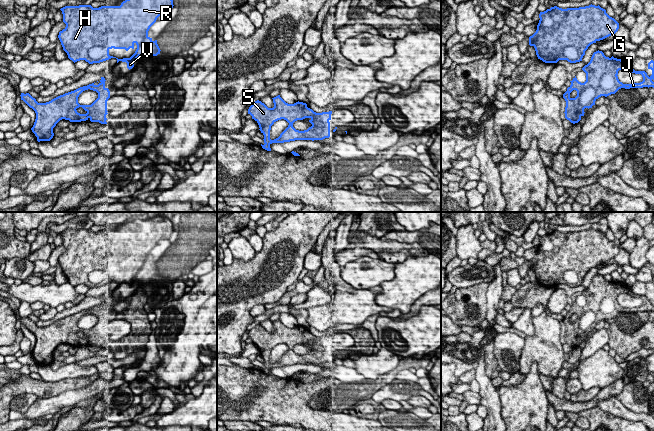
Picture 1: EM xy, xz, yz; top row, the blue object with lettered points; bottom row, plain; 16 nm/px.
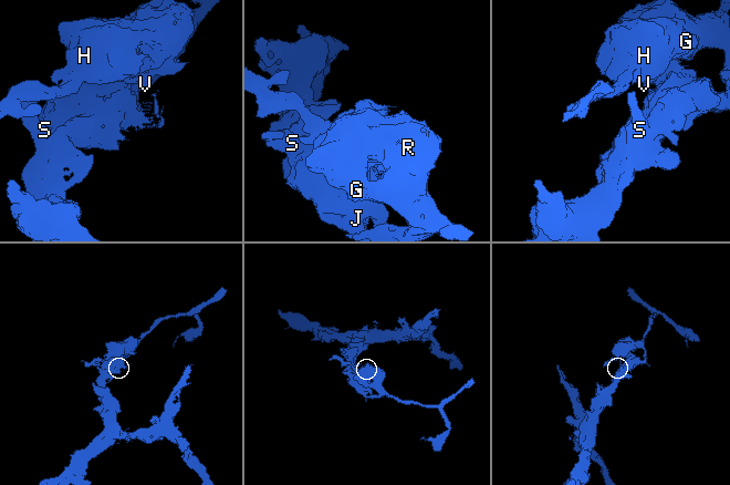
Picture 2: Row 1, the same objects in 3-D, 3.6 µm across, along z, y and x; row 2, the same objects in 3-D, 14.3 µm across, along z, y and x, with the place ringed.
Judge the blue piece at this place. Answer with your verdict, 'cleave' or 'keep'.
cleave

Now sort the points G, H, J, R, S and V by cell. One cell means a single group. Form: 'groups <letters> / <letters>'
groups G H R V / J S

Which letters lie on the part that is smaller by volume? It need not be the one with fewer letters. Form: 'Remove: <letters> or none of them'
Remove: G, H, R, V

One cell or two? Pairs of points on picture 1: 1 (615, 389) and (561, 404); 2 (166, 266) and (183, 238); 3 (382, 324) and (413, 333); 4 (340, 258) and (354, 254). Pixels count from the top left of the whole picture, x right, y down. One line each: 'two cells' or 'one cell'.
1: one cell
2: one cell
3: one cell
4: one cell

